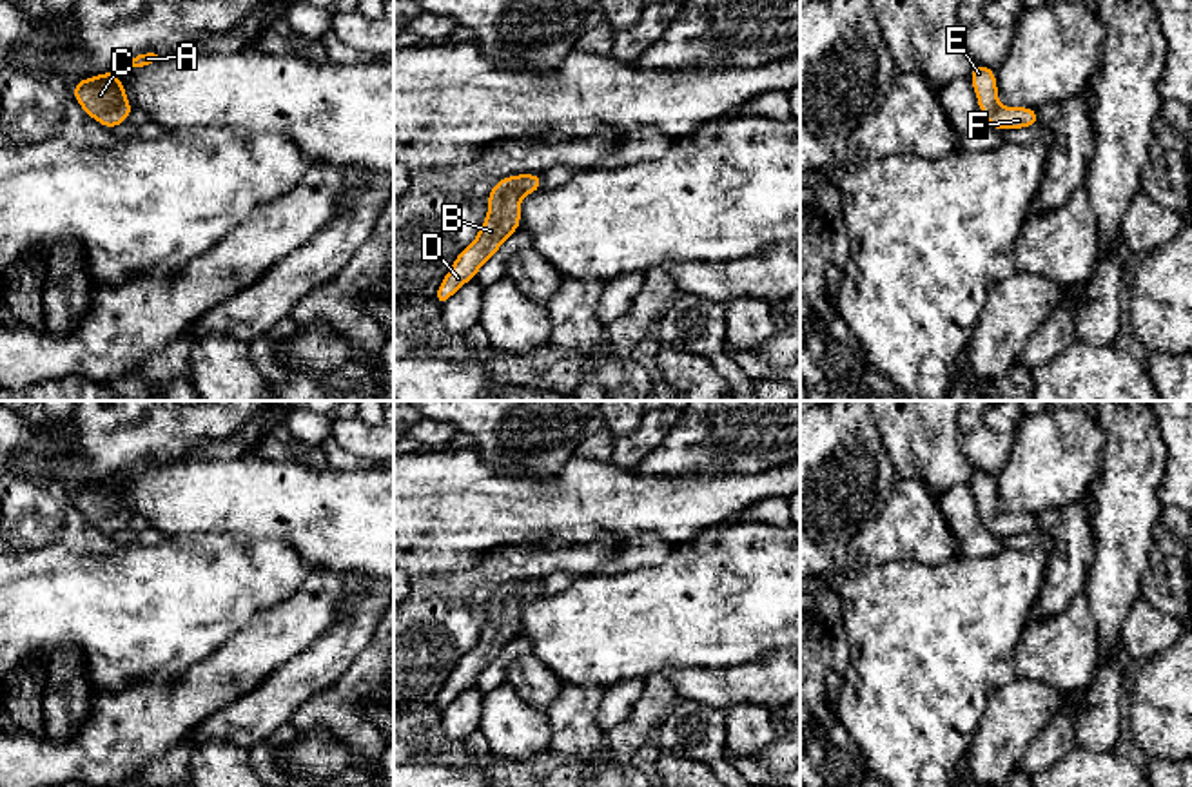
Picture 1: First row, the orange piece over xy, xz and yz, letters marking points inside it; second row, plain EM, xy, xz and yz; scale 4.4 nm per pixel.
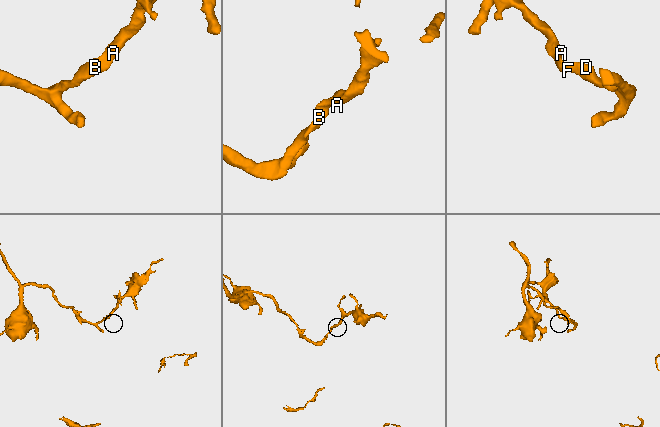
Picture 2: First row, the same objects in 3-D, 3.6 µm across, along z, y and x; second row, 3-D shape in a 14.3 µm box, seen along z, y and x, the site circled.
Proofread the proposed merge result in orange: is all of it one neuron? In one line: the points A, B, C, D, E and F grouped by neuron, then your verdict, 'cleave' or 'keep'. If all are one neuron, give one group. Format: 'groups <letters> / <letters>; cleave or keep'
groups A B C D E F; keep

